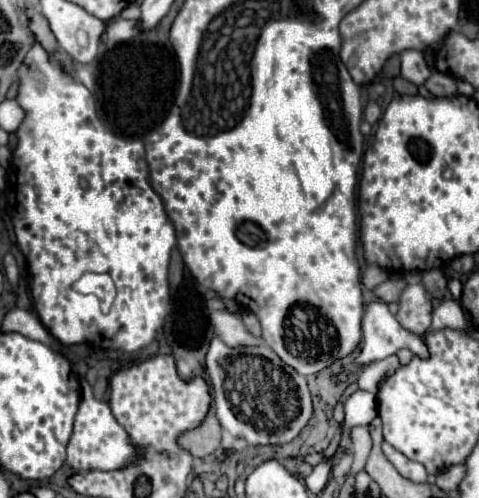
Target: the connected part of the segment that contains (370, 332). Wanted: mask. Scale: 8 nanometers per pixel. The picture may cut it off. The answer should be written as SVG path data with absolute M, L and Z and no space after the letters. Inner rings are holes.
M371 302L365 308L363 316L363 340L359 346L359 356L355 358L357 366L367 366L387 356L393 356L401 348L409 348L419 358L429 358L427 344L415 334L401 328L395 316L383 302Z

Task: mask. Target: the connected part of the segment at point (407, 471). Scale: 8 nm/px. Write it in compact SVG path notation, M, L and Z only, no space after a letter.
M383 442L383 454L387 456L387 460L399 470L401 476L413 480L413 482L427 482L427 470L423 464L409 460L405 454L401 454L399 450L395 450L389 442Z

